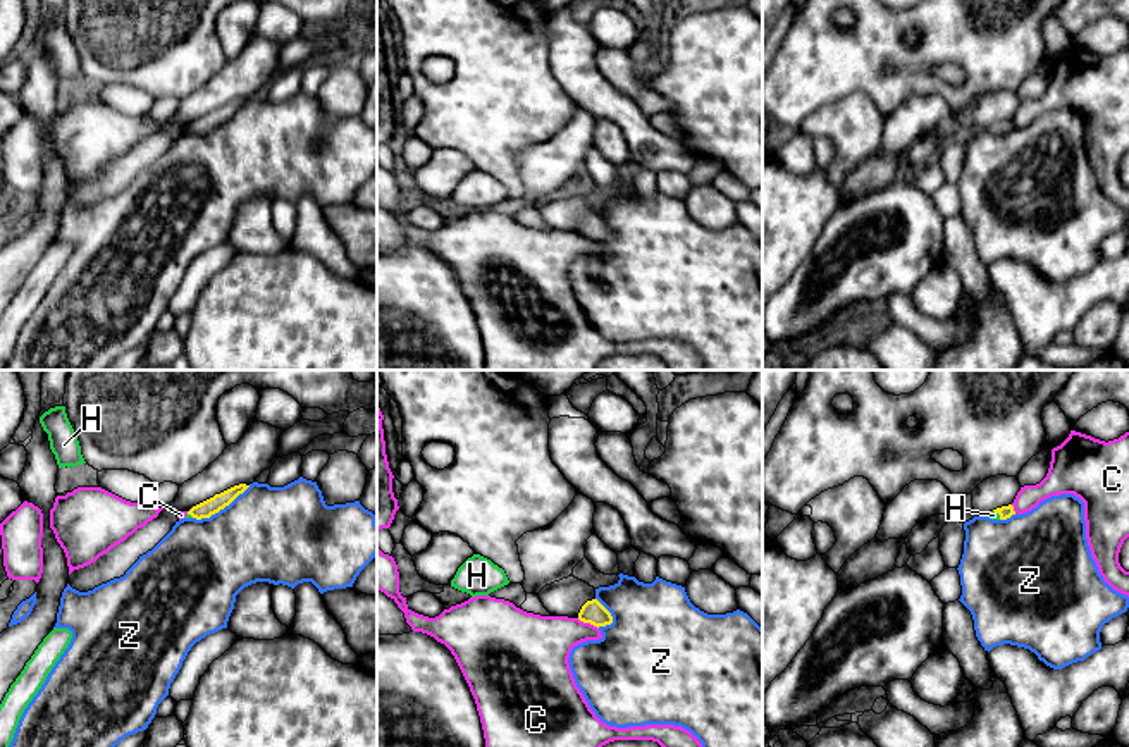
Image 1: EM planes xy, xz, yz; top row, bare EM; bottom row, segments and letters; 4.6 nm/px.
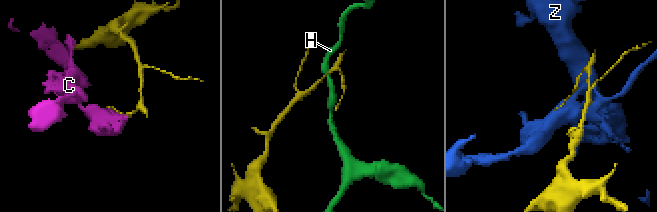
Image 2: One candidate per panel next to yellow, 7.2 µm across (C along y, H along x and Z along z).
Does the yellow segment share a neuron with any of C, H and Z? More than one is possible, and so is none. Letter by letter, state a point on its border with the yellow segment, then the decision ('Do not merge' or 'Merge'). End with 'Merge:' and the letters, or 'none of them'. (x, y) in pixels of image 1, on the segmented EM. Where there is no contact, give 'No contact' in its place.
C: Touches yellow at xz (587, 622). Do not merge
H: Touches yellow at yz (995, 512). Do not merge
Z: Touches yellow at xy (221, 508). Do not merge
Merge: none of them

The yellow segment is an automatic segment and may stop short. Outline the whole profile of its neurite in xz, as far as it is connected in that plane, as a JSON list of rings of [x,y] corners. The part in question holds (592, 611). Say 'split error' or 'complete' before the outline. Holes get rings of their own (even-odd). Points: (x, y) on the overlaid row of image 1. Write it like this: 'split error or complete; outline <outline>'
complete; outline [[[597,599],[587,601],[582,606],[578,620],[583,623],[590,623],[597,628],[613,623],[611,613]]]

